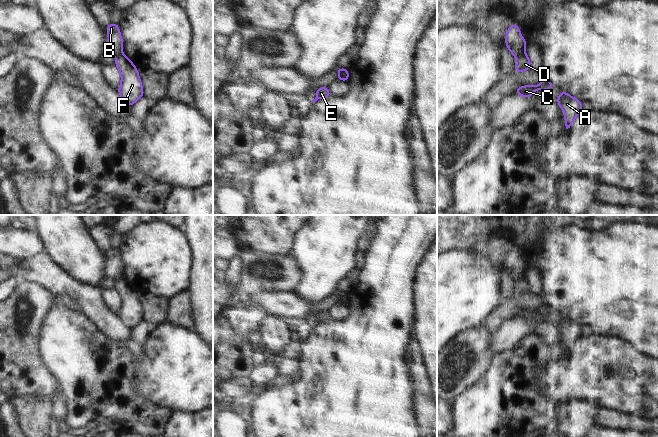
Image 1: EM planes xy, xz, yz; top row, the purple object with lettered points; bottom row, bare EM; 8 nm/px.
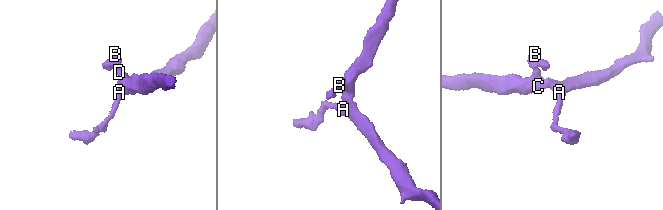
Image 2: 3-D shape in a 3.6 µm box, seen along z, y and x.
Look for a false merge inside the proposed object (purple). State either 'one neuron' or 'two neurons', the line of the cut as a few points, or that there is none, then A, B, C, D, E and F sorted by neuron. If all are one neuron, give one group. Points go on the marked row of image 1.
two neurons | yz (523, 52), (516, 57) | A C D F / B E

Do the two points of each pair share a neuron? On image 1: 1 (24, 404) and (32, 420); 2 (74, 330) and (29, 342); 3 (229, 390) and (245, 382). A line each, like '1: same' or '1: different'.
1: same
2: different
3: same

